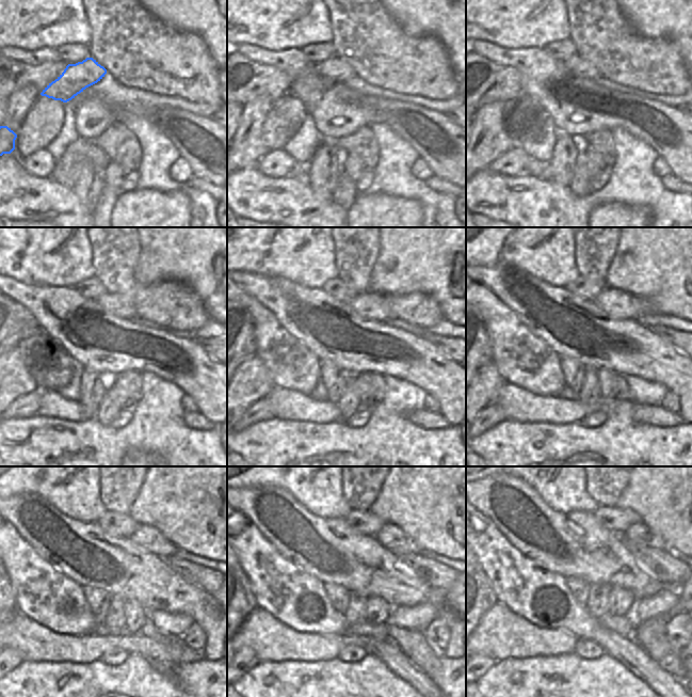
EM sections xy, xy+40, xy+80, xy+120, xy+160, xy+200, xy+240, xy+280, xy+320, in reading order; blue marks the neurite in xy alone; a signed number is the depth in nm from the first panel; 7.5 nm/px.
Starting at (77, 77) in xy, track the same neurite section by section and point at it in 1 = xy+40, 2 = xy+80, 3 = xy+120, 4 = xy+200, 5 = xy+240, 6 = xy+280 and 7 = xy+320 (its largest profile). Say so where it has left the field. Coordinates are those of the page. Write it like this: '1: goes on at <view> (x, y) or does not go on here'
1: goes on at xy+40 (333, 70)
2: goes on at xy+80 (580, 67)
3: goes on at xy+120 (121, 306)
4: goes on at xy+200 (616, 304)
5: goes on at xy+240 (149, 538)
6: goes on at xy+280 (391, 537)
7: goes on at xy+320 (639, 533)

